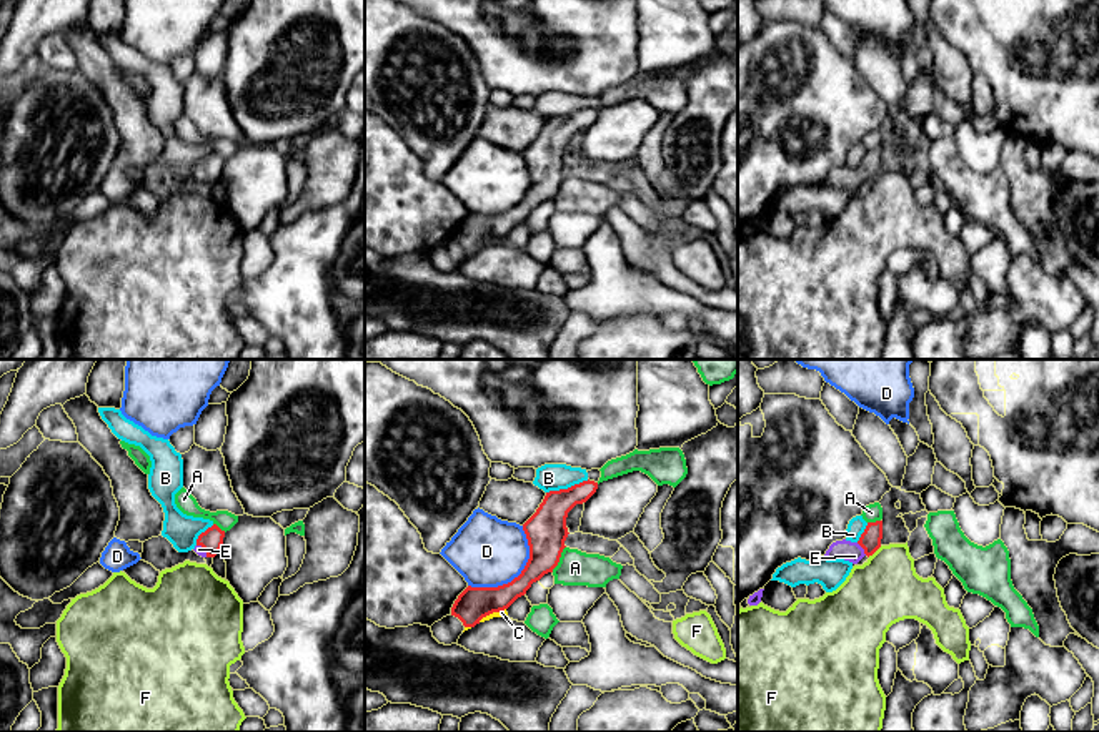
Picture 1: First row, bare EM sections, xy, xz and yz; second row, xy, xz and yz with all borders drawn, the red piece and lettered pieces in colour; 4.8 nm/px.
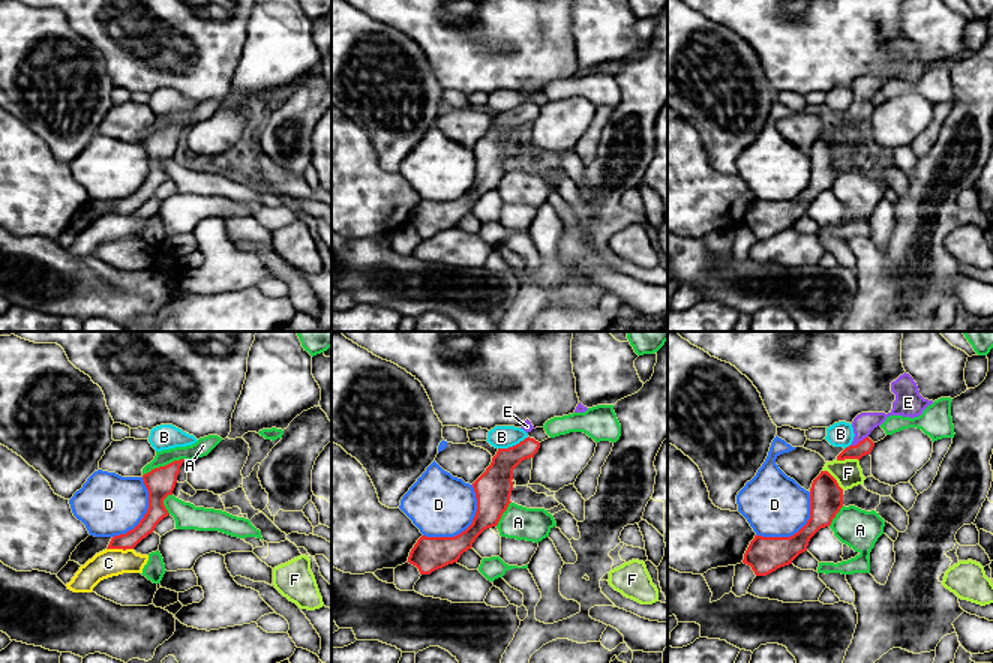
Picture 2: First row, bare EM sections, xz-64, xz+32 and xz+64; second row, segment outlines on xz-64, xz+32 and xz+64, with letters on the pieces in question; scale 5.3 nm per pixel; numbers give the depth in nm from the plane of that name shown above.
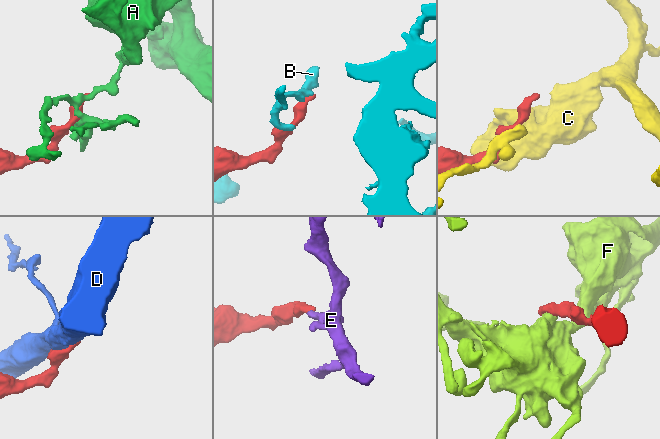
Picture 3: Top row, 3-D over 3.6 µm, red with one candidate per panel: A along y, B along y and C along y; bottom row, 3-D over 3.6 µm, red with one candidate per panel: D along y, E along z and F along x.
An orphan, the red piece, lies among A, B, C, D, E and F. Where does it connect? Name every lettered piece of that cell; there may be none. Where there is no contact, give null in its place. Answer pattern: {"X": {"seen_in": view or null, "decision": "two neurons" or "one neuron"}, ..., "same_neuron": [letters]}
{"A": {"seen_in": "xz", "decision": "two neurons"}, "B": {"seen_in": "xz", "decision": "two neurons"}, "C": {"seen_in": "xz", "decision": "two neurons"}, "D": {"seen_in": "xz", "decision": "two neurons"}, "E": {"seen_in": "yz", "decision": "one neuron"}, "F": {"seen_in": "yz", "decision": "two neurons"}, "same_neuron": ["E"]}

